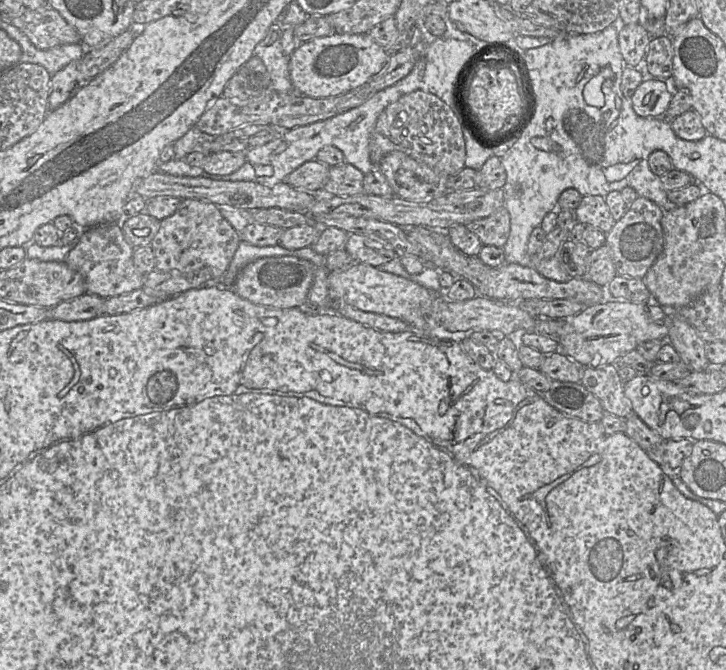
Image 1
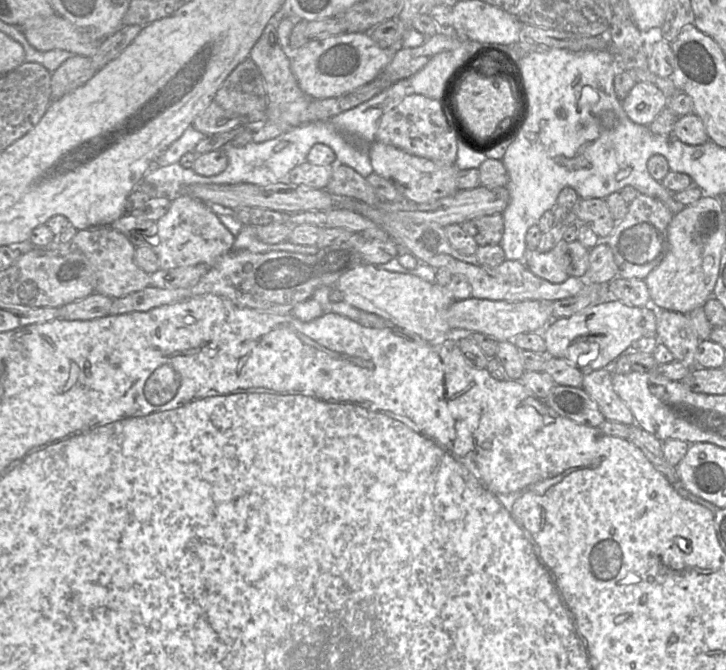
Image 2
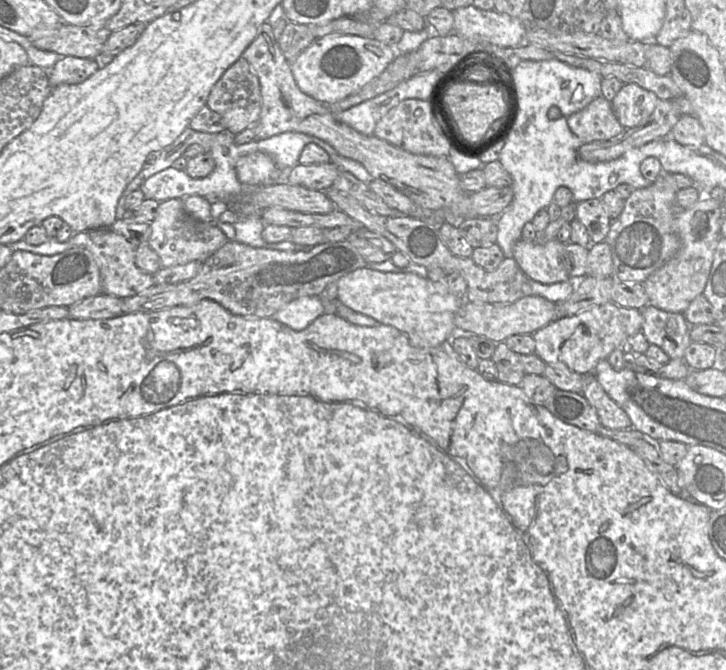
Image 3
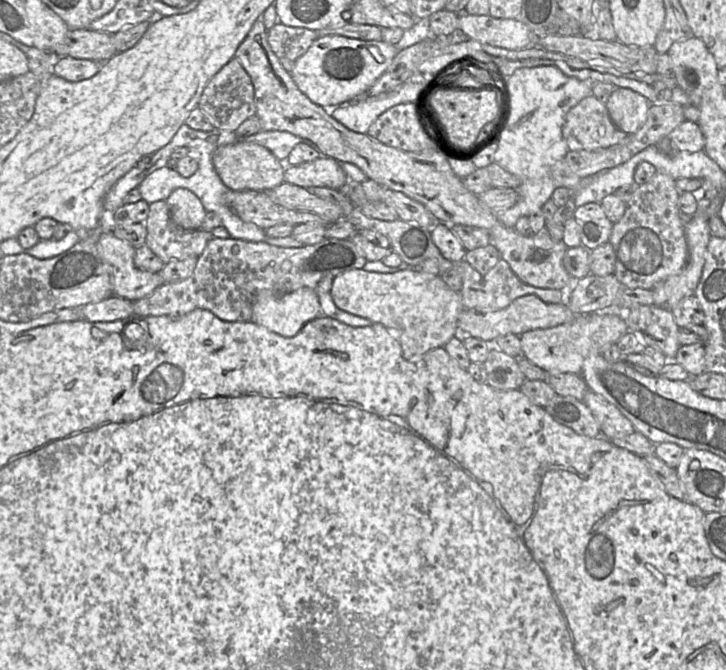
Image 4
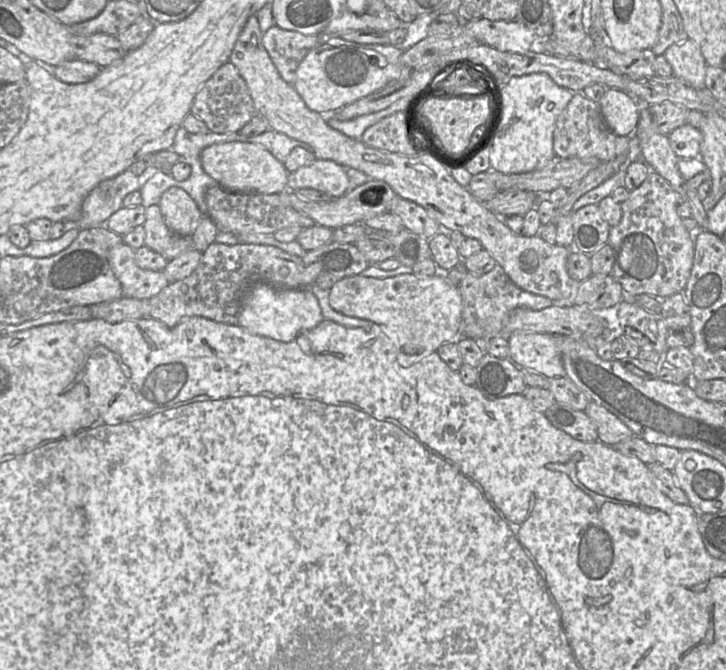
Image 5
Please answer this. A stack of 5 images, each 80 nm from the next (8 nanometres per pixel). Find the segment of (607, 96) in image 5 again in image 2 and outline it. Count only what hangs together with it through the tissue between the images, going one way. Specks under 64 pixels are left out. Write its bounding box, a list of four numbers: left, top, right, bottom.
[622,82,668,126]

